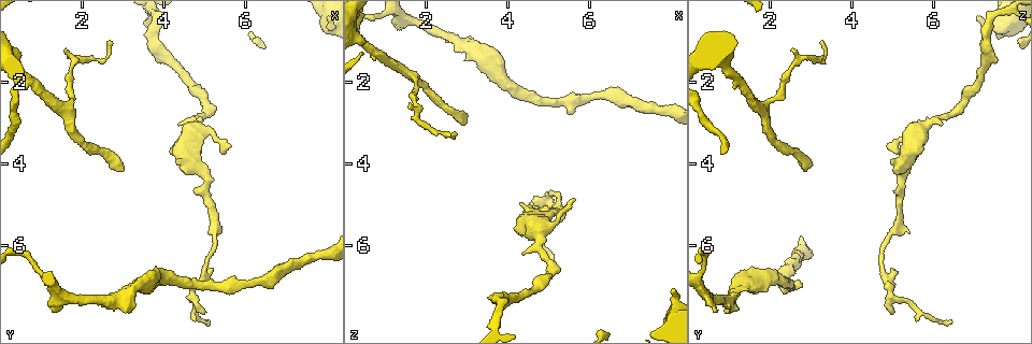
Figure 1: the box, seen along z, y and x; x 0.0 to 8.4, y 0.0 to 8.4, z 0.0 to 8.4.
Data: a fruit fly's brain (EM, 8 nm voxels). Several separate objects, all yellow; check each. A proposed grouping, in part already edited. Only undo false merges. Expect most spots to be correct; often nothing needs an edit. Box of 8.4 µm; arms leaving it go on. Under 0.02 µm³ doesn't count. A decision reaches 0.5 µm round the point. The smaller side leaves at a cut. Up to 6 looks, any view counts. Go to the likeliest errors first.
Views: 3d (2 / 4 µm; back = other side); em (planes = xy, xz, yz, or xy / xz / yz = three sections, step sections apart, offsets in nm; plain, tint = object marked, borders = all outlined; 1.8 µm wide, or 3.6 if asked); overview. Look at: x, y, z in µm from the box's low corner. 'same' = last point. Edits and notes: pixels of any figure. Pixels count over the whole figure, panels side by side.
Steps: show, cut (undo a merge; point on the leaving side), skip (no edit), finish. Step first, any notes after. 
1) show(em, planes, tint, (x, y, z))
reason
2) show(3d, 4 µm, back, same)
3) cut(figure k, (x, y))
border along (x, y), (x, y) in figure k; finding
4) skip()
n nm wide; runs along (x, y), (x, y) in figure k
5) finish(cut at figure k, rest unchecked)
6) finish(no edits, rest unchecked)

show(em, 3.6 µm, xy, step 16, tint, (4.65, 7.30, 4.95))
abrupt turn

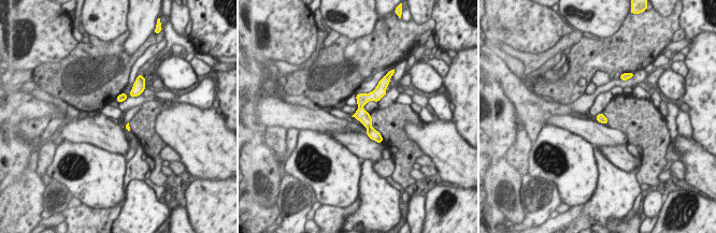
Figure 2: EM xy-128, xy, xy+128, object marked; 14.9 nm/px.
skip()
runs along (377, 95), (361, 103), (361, 115), (378, 139) in figure 2; continuous, no second neuron

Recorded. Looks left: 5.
show(em, planes, tint, (1.50, 2.65, 1.65))
branch point

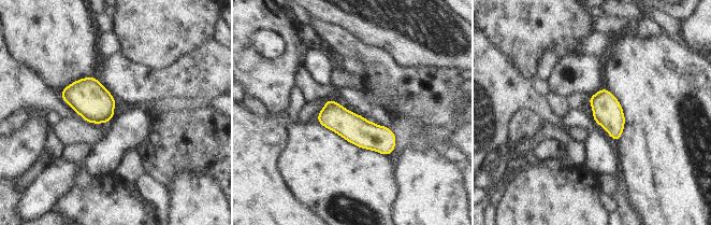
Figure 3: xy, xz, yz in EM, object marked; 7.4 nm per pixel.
skip()
runs along (328, 102), (387, 152) in figure 3; all the same neuron

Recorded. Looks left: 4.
show(em, xy, step 4, plain, (3.10, 7.15, 1.15))
arms part here

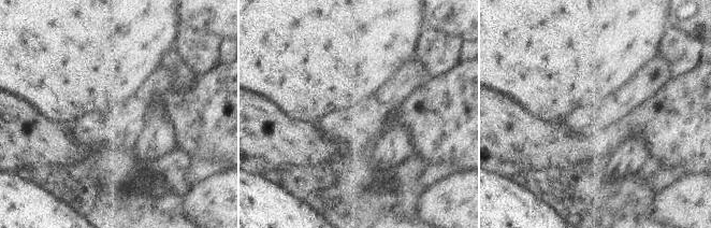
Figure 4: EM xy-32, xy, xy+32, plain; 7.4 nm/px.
show(em, xy, step 4, tint, same)
with the object marked

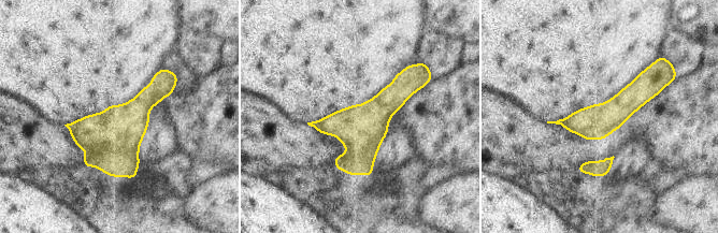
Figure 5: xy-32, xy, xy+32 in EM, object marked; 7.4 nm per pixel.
skip()
260 nm wide; runs along (649, 76), (606, 118), (561, 121) in figure 5; one neuron here

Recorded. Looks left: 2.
finish(no edits, rest unchecked)

